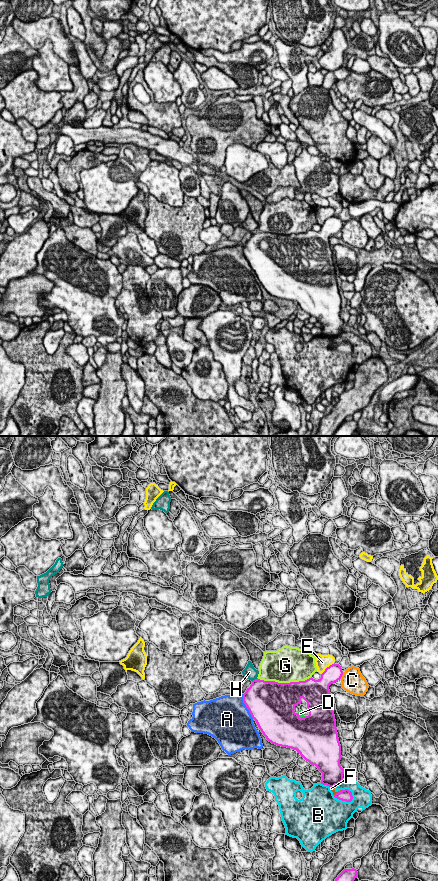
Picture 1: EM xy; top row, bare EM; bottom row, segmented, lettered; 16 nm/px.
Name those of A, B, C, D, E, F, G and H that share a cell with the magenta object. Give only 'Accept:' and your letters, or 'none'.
Accept: D

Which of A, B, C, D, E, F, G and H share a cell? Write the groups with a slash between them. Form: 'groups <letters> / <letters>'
groups A / B F / C / D / E / G / H

